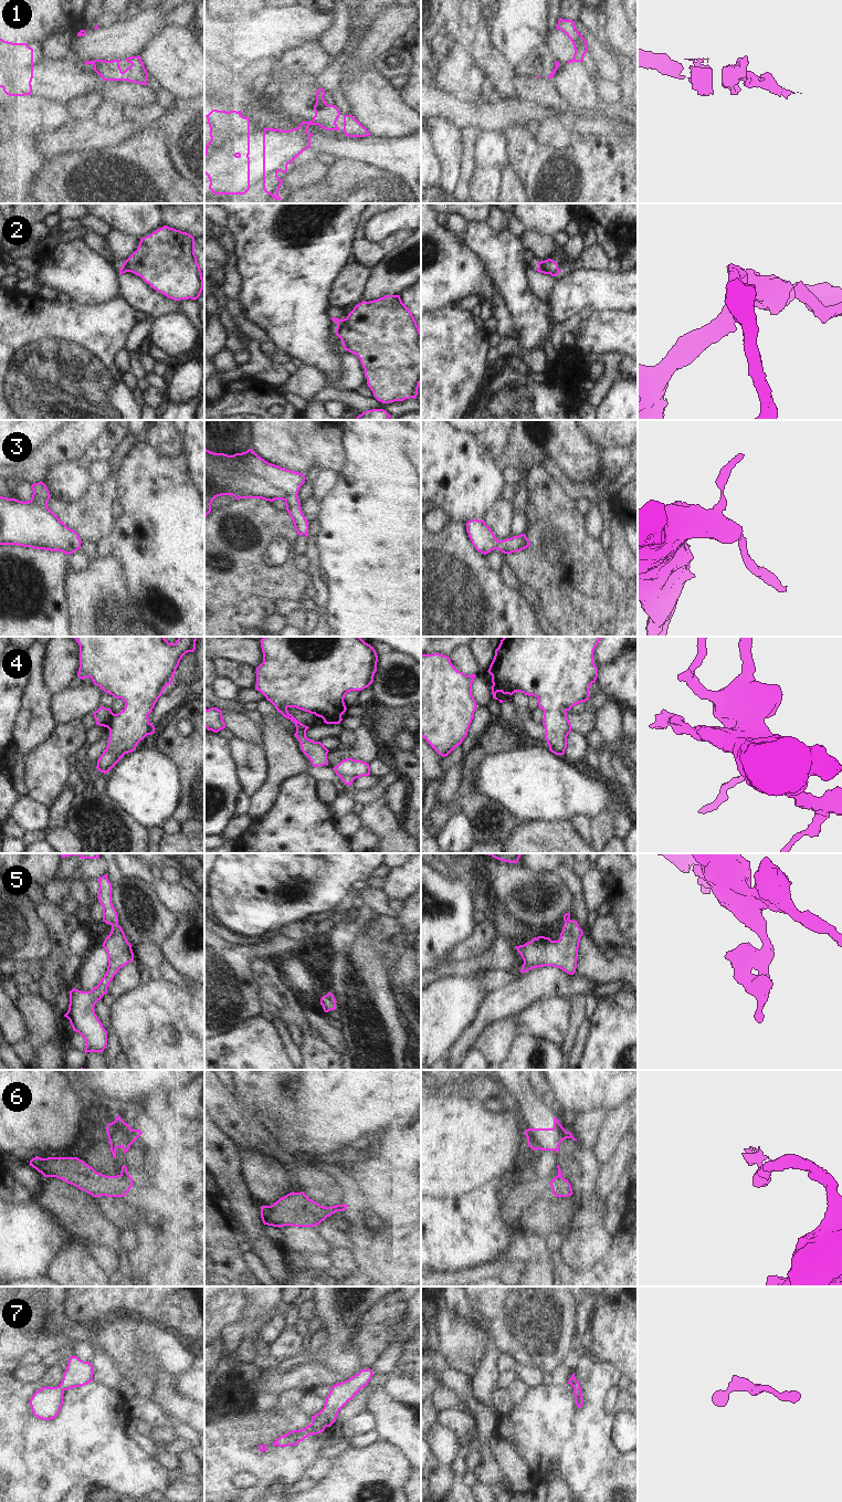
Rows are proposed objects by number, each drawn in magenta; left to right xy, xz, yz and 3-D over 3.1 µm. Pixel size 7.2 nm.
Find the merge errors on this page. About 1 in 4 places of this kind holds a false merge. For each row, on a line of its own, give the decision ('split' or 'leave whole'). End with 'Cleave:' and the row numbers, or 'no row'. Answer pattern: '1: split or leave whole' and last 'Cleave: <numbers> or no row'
1: split
2: split
3: leave whole
4: leave whole
5: leave whole
6: split
7: leave whole
Cleave: 1, 2, 6

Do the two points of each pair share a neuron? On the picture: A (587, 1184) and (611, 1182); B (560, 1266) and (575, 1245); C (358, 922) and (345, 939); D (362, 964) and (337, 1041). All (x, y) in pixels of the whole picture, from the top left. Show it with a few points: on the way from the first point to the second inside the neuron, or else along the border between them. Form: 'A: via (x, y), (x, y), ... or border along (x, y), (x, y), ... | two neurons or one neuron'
A: border along (603, 1165), (595, 1189), (595, 1196), (603, 1204) | two neurons
B: border along (558, 1252), (575, 1271), (585, 1271), (589, 1268) | two neurons
C: via (355, 926), (346, 935) | one neuron
D: border along (338, 1029), (347, 1051) | two neurons

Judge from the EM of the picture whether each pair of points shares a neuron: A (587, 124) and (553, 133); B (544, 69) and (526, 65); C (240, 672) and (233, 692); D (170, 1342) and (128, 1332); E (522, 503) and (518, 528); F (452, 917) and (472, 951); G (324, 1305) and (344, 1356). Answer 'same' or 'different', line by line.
A: different
B: same
C: different
D: different
E: same
F: different
G: same

